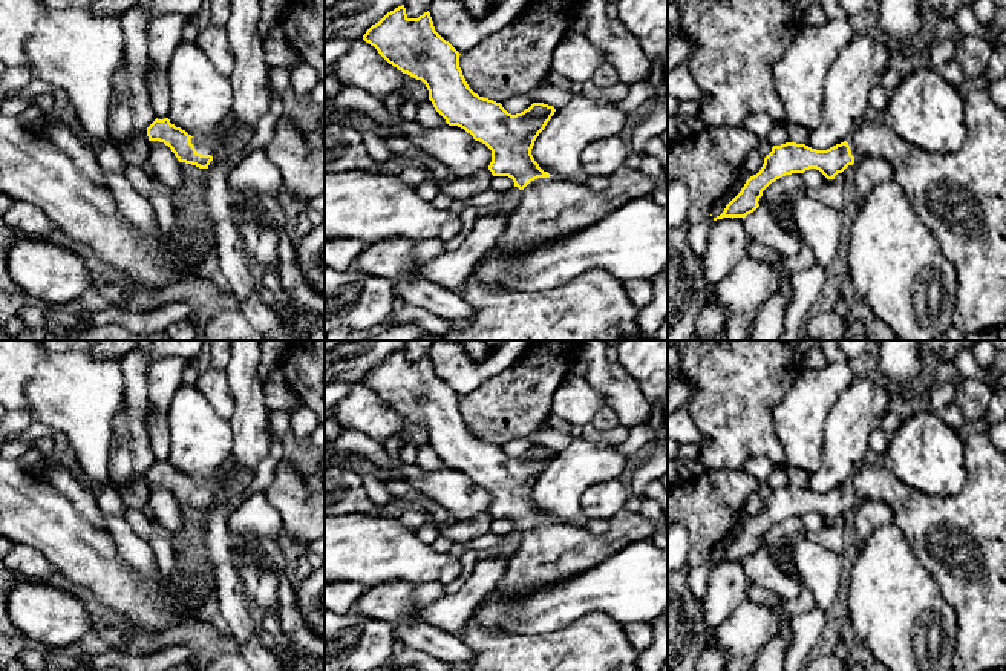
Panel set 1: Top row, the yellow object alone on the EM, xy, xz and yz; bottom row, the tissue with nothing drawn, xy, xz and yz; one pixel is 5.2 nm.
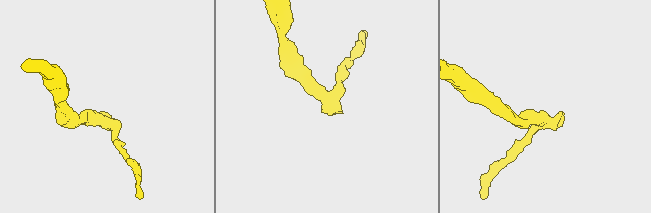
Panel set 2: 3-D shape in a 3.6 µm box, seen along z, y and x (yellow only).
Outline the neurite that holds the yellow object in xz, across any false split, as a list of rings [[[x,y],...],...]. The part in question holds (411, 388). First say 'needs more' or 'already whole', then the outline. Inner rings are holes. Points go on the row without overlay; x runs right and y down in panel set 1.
needs more; [[[401,348],[372,368],[363,383],[389,408],[421,423],[446,466],[464,472],[492,493],[492,518],[511,521],[522,535],[522,544],[510,556],[495,593],[516,596],[576,576],[657,532],[655,522],[625,509],[600,535],[591,533],[580,521],[560,524],[544,515],[531,492],[556,452],[533,446],[511,458],[501,446],[475,437],[459,411],[461,397],[435,374],[429,354],[409,362]]]

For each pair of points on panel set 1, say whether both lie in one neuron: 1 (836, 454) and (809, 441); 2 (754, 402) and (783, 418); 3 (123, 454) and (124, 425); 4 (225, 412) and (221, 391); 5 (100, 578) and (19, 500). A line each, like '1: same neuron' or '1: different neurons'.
1: different neurons
2: different neurons
3: same neuron
4: same neuron
5: same neuron

